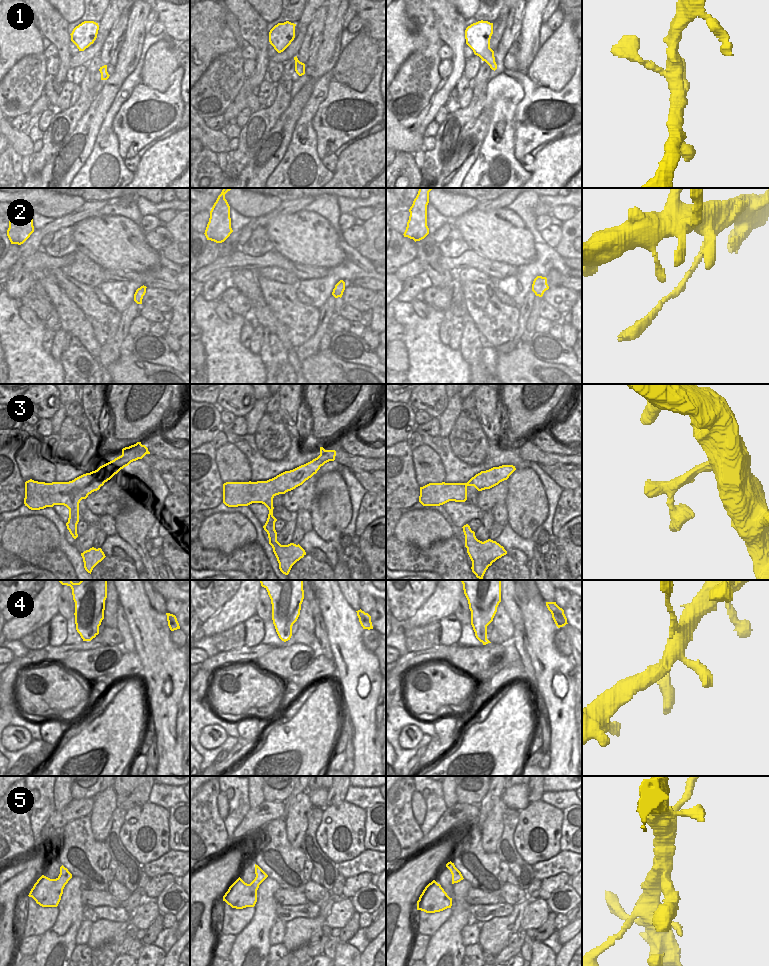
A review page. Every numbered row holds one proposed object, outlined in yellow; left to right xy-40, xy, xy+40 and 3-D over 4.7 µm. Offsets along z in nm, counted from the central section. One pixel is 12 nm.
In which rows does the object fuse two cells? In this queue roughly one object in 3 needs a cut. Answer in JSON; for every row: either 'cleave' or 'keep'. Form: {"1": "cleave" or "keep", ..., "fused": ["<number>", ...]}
{"1": "keep", "2": "cleave", "3": "keep", "4": "keep", "5": "keep", "fused": ["2"]}

